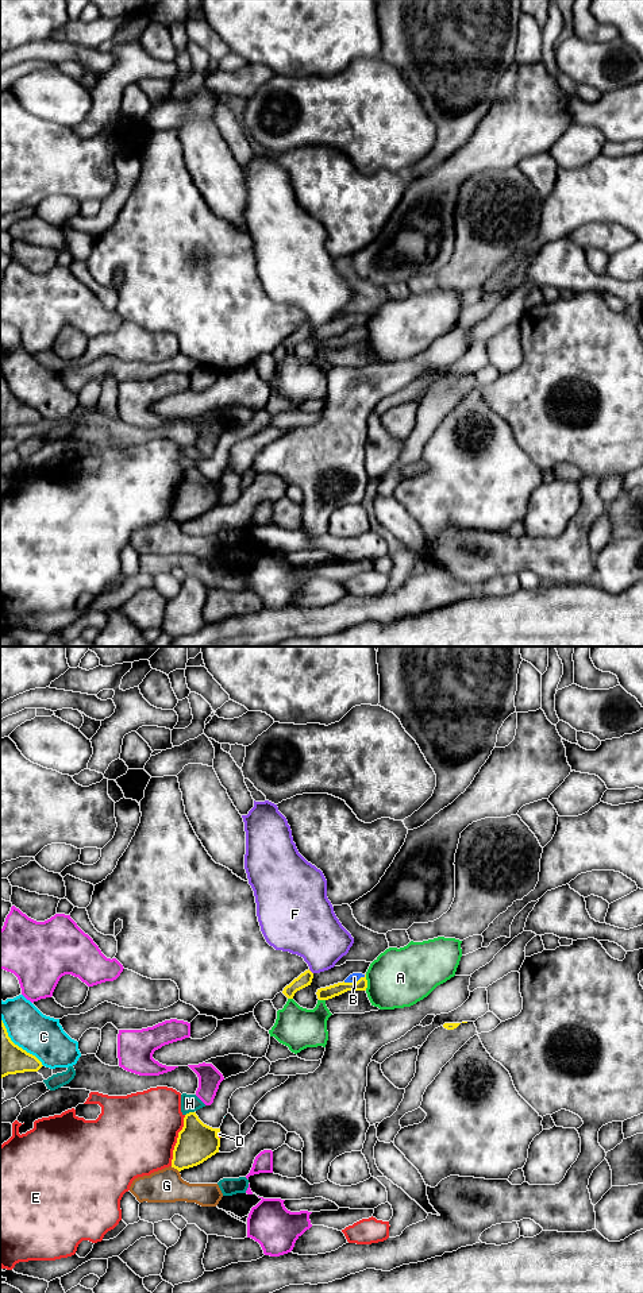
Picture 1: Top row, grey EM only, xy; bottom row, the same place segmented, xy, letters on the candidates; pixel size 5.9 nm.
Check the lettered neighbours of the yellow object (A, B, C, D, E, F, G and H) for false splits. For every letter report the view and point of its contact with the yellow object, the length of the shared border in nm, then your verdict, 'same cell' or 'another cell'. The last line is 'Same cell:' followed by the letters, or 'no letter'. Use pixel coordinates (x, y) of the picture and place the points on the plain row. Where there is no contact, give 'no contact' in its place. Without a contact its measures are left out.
A: contact xy (366, 335); length 100 nm; another cell
B: contact xy (354, 335); length 140 nm; same cell
C: contact xy (14, 396); length 400 nm; another cell
D: contact xy (216, 487); length 50 nm; another cell
E: contact xy (177, 493); length 320 nm; another cell
F: contact xy (311, 324); length 40 nm; another cell
G: contact xy (174, 520); length 70 nm; another cell
H: contact xy (189, 464); length 60 nm; another cell
Same cell: B

